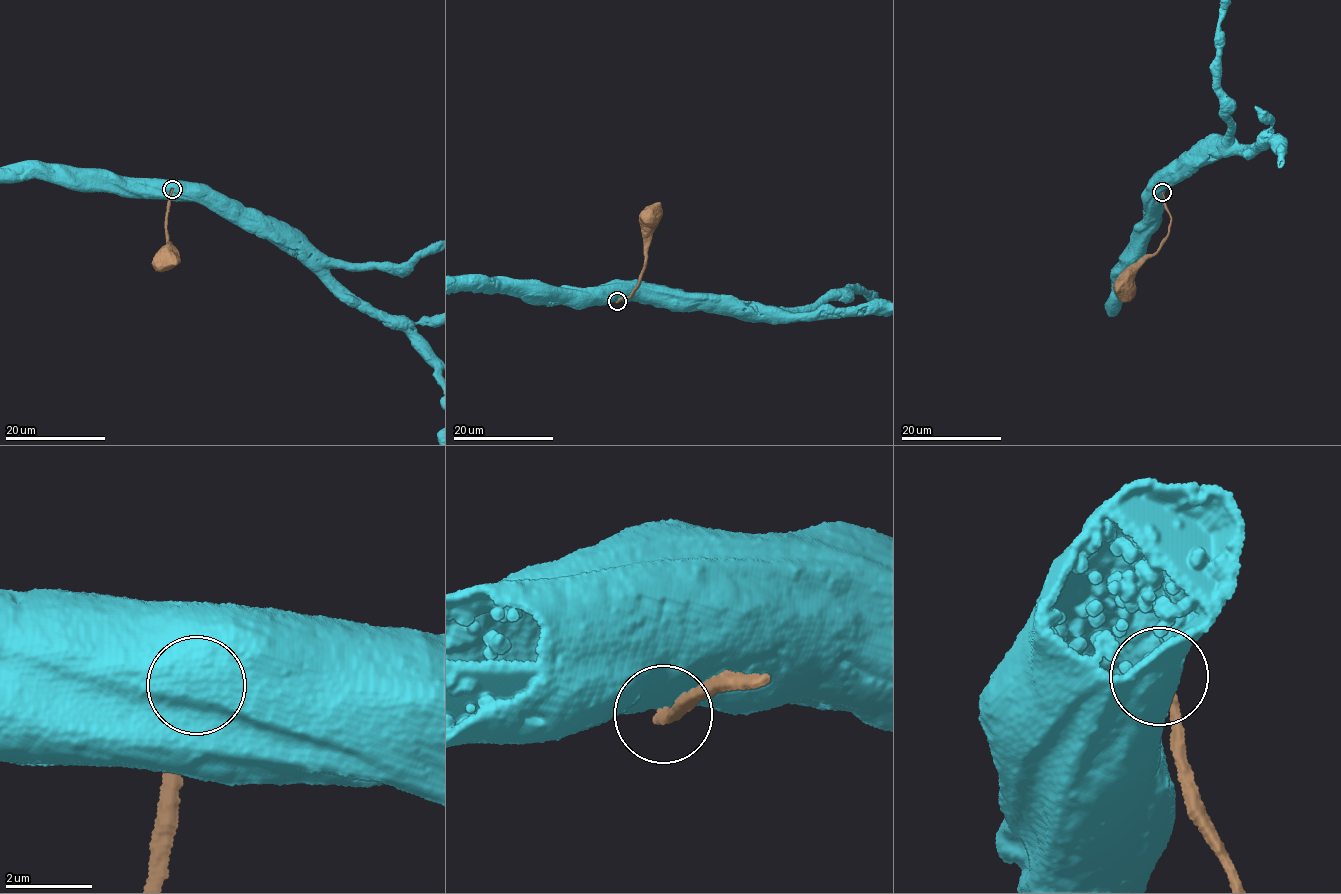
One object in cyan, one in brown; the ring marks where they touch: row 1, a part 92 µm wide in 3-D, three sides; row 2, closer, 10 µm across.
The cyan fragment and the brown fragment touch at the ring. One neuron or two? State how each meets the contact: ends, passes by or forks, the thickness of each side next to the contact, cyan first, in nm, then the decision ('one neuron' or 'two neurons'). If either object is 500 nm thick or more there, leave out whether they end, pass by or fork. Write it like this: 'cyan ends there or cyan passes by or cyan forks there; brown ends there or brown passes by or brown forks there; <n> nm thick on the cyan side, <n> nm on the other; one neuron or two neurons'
850 nm thick on the cyan side, 300 nm on the other; two neurons

